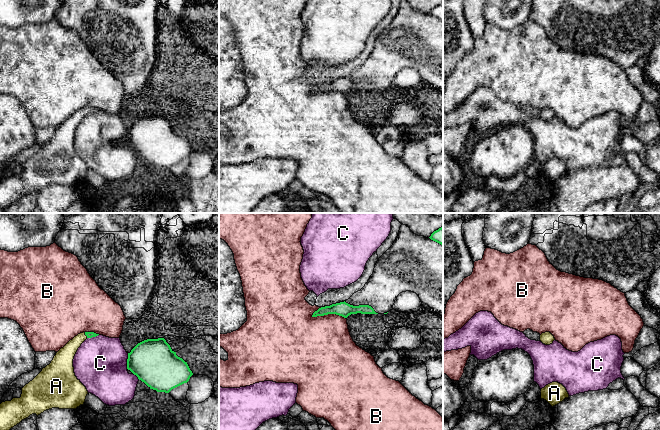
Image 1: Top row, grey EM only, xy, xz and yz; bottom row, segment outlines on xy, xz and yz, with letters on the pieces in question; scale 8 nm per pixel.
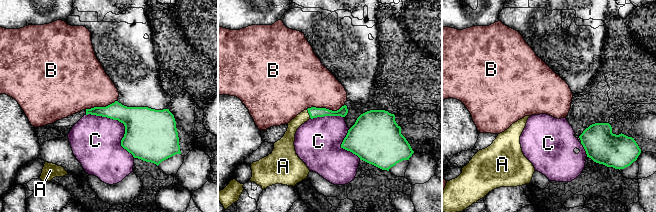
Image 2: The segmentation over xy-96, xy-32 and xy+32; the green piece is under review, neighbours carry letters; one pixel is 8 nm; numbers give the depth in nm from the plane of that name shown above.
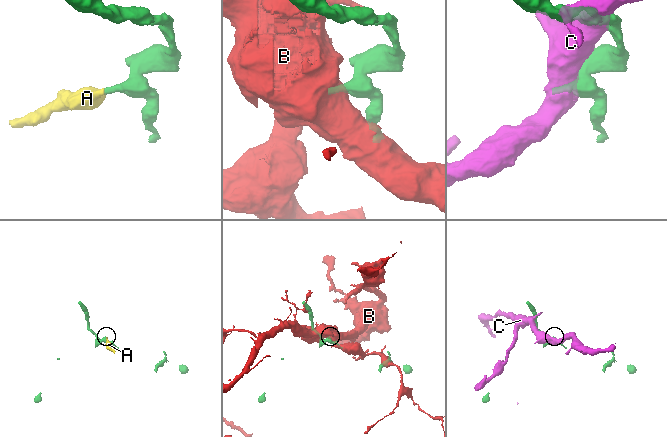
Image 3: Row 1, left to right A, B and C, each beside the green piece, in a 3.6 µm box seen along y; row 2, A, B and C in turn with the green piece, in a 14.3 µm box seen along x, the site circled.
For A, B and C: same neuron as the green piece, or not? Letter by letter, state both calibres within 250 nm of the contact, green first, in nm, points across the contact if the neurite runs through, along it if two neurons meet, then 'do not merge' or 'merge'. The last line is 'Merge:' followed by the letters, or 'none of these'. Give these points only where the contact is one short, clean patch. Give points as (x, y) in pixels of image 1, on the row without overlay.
A: calibres 50 and 150 nm; way xy (89, 110), (85, 110), (64, 133); merge
B: calibres 120 and 440 nm; border xz (311, 91), (338, 90), (345, 94); do not merge
C: calibres 360 and 420 nm; do not merge
Merge: A

